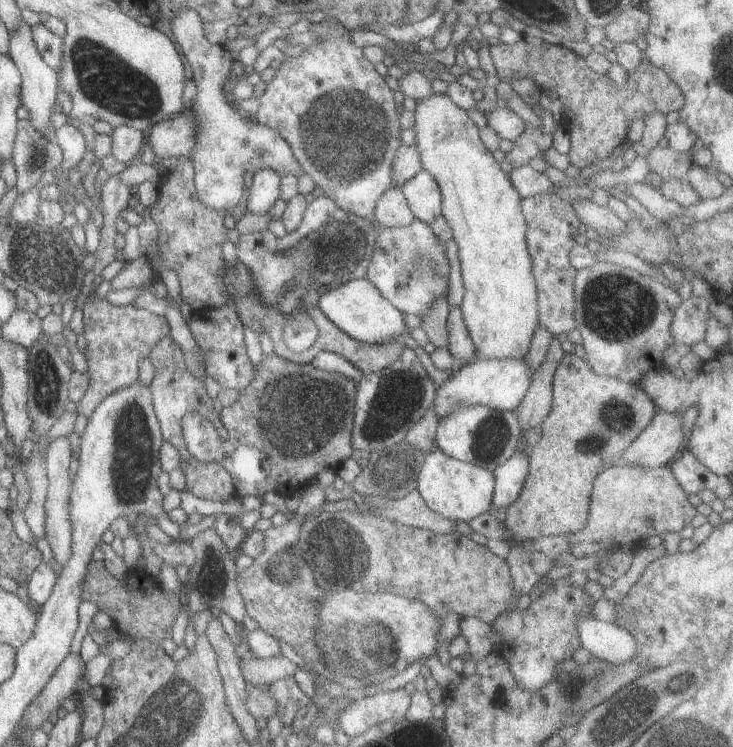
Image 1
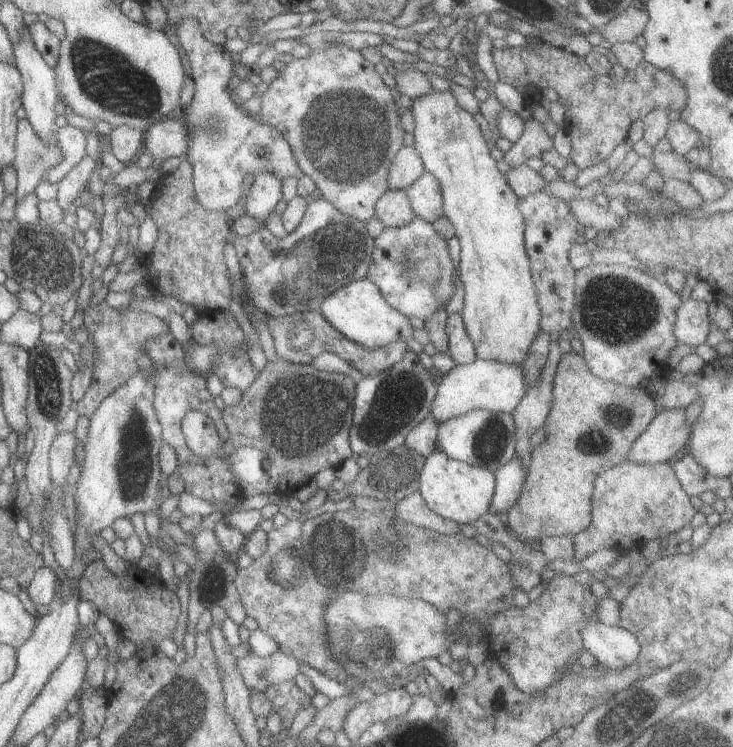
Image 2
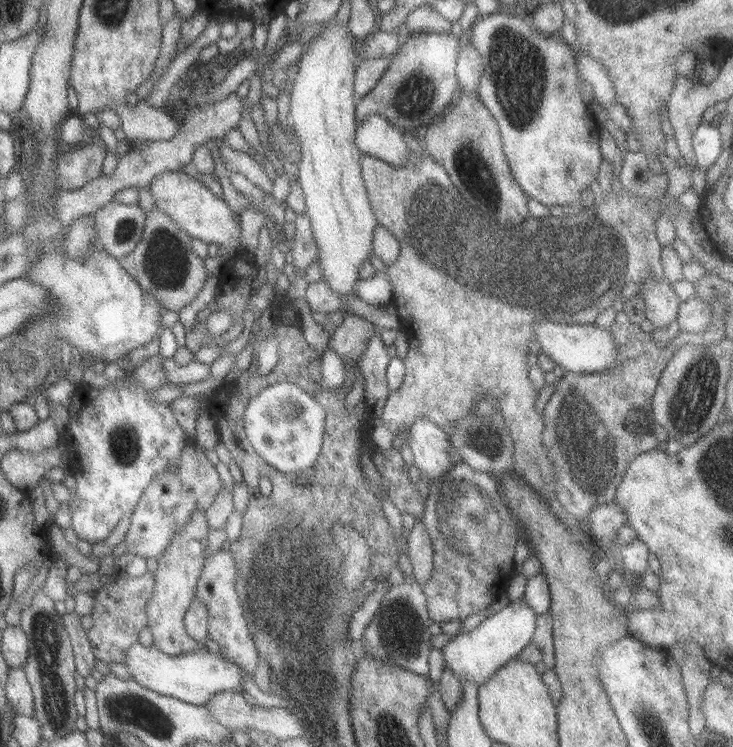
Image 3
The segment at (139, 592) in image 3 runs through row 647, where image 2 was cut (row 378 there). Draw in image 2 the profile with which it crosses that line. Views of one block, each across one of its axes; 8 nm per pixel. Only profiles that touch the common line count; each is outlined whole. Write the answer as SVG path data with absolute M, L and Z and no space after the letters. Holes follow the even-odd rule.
M105 301L92 302L83 312L83 318L87 338L93 344L93 368L91 368L89 386L85 394L77 401L74 410L77 411L78 416L89 418L103 398L113 392L117 386L127 382L137 372L135 360L143 353L143 342L168 332L168 326L164 319L159 319L145 311L123 310L121 307L111 308Z

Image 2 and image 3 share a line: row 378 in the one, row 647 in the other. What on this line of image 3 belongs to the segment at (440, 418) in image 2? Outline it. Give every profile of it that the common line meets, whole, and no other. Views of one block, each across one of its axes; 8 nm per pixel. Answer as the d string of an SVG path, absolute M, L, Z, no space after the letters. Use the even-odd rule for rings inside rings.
M520 598L517 602L509 602L494 614L488 614L472 630L461 634L453 633L452 638L439 648L444 668L450 670L460 684L464 680L470 680L479 687L506 662L514 659L522 648L530 644L536 616L537 614Z

